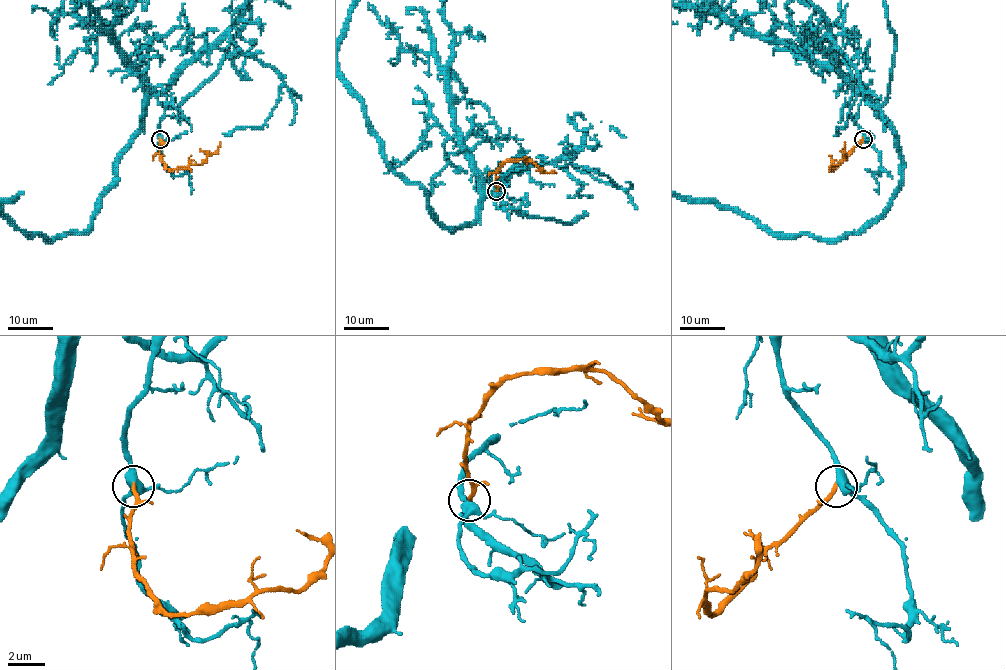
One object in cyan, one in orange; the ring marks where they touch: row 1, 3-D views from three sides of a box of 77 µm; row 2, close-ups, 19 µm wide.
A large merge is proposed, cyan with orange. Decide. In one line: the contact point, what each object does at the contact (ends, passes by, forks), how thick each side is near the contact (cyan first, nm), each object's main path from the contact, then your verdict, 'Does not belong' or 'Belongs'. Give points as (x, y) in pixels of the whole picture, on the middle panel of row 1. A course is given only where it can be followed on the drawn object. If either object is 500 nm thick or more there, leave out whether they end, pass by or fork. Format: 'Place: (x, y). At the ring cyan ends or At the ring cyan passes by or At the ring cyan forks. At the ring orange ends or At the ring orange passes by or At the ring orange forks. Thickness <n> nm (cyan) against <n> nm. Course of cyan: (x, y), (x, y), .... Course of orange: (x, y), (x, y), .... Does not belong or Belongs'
Place: (496, 191). At the ring cyan forks. At the ring orange ends. Thickness 400 nm (cyan) against 240 nm. Course of orange: (496, 191), (496, 172), (507, 161), (531, 160), (543, 172), (557, 172). Belongs

